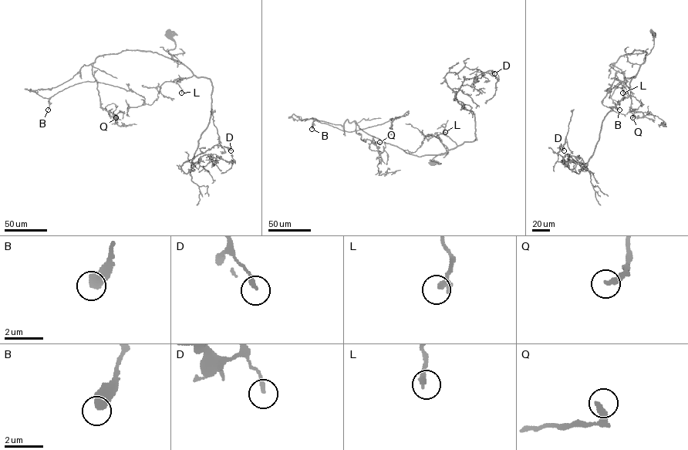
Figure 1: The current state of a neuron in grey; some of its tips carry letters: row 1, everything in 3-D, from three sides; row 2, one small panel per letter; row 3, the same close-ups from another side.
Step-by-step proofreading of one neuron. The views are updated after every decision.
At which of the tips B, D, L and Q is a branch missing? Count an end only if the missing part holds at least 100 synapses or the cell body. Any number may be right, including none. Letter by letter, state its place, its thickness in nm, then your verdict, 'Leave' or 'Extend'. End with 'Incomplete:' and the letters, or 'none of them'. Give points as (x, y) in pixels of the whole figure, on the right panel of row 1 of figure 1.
B: Place: (619, 109). Thickness 500 nm. Leave
D: Place: (564, 150). Thickness 190 nm. Leave
L: Place: (622, 93). Thickness 300 nm. Leave
Q: Place: (632, 117). Thickness 240 nm. Leave
Incomplete: none of them

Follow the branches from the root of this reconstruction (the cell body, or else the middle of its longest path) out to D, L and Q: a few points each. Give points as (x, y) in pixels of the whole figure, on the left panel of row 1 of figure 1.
D: (168, 35), (175, 45), (168, 52), (213, 86), (191, 168), (181, 167), (214, 145), (231, 150)
L: (168, 35), (175, 45), (168, 52), (193, 74), (176, 82), (181, 93)
Q: (168, 35), (175, 45), (168, 52), (179, 61), (126, 50), (99, 55), (90, 64), (100, 106), (116, 117)

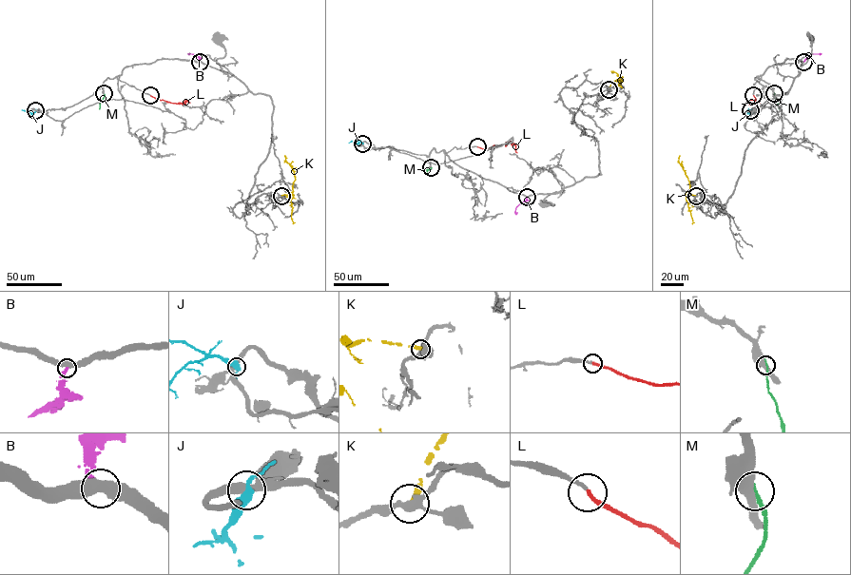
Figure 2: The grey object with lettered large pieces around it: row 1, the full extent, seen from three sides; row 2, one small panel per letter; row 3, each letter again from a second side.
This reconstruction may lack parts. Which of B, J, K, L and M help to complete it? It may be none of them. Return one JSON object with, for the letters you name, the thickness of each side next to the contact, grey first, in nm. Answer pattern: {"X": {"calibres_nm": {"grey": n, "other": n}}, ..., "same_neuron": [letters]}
{"L": {"calibres_nm": {"grey": 180, "other": 220}}, "same_neuron": ["L"]}

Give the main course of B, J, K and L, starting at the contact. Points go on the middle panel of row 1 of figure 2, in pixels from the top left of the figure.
B: (527, 197), (516, 208), (515, 215)
J: (362, 143), (357, 141), (349, 143)
K: (609, 89), (613, 81), (622, 81), (619, 75), (612, 73)
L: (477, 146), (489, 149), (510, 143), (514, 143), (516, 152)

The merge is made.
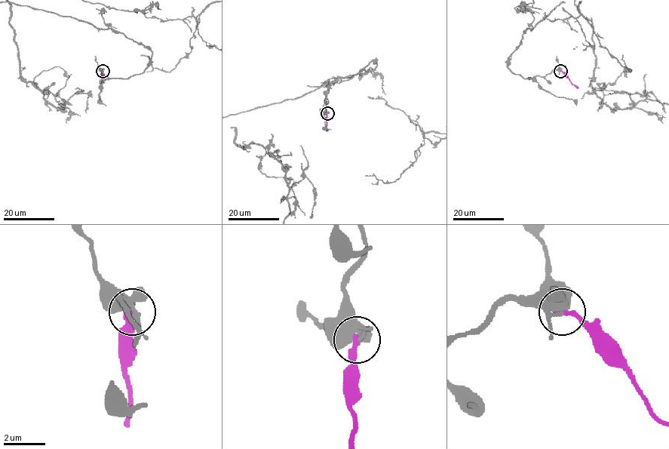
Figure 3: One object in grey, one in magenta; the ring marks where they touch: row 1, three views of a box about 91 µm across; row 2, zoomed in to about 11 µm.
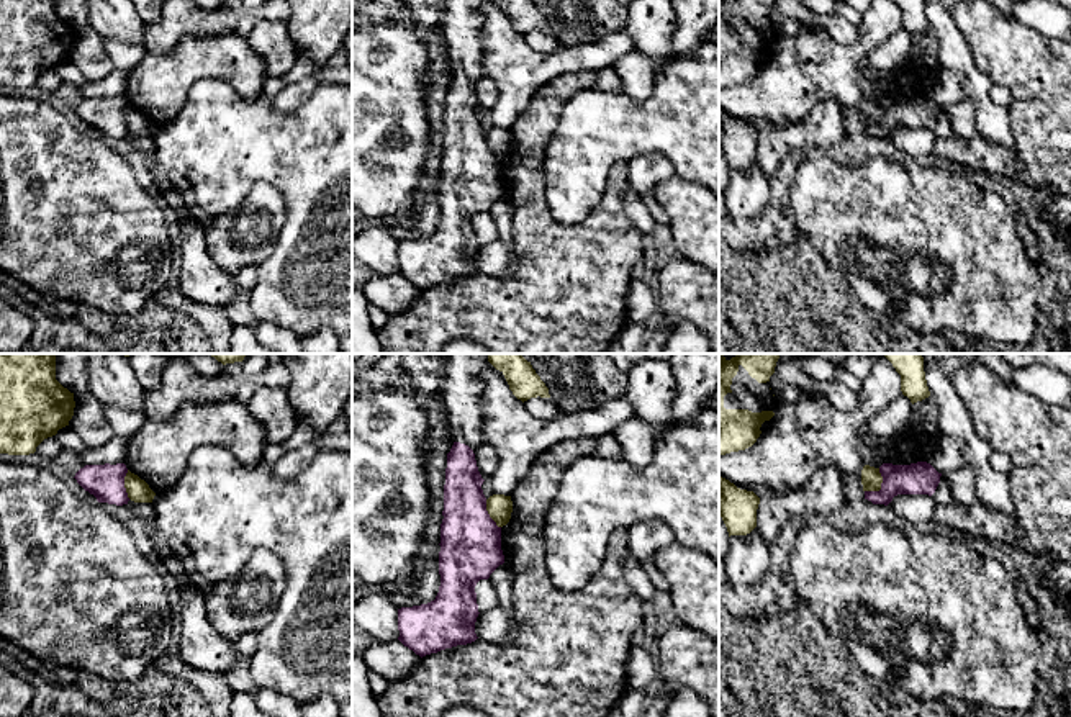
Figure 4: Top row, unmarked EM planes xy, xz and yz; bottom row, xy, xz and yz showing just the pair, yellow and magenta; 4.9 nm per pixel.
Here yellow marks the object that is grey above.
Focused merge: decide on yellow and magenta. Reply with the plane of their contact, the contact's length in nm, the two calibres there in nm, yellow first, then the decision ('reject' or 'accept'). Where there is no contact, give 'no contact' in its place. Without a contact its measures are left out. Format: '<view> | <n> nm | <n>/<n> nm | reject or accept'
yz | 140 nm | 100/160 nm | reject

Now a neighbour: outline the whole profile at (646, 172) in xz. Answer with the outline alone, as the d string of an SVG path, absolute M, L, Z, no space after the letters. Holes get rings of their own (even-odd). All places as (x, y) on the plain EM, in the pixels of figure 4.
M658 152L639 156L629 162L629 187L639 198L675 175L675 165Z

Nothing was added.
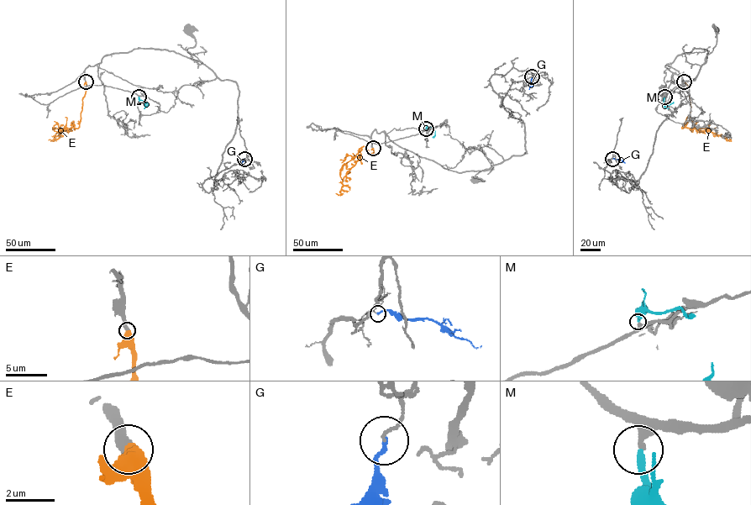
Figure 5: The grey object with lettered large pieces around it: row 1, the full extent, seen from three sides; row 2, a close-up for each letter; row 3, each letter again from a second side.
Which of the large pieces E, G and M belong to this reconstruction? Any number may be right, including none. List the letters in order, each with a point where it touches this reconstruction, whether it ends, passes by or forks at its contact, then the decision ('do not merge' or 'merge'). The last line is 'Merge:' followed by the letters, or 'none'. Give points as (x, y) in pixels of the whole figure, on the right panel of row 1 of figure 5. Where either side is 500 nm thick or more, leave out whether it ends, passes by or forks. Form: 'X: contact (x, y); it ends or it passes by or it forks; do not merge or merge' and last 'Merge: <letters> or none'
E: contact (684, 81); merge
G: contact (612, 159); it ends; do not merge
M: contact (664, 97); it ends; merge
Merge: E, M

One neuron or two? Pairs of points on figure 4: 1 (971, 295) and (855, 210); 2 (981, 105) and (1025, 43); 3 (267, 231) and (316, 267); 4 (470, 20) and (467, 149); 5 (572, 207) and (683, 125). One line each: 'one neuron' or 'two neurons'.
1: one neuron
2: two neurons
3: two neurons
4: one neuron
5: one neuron

